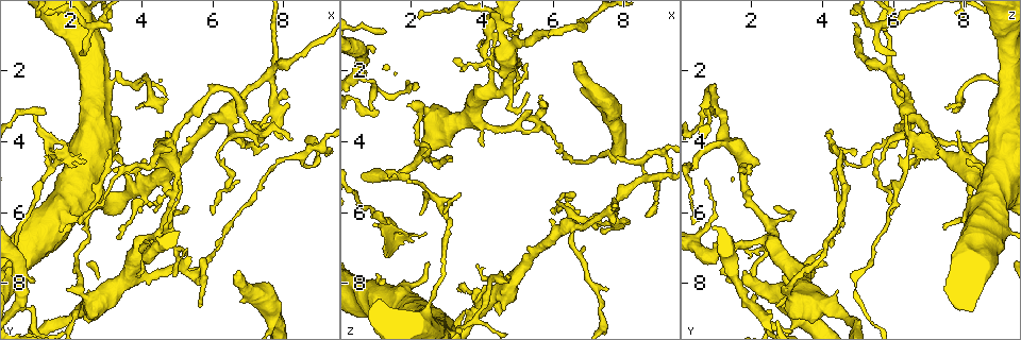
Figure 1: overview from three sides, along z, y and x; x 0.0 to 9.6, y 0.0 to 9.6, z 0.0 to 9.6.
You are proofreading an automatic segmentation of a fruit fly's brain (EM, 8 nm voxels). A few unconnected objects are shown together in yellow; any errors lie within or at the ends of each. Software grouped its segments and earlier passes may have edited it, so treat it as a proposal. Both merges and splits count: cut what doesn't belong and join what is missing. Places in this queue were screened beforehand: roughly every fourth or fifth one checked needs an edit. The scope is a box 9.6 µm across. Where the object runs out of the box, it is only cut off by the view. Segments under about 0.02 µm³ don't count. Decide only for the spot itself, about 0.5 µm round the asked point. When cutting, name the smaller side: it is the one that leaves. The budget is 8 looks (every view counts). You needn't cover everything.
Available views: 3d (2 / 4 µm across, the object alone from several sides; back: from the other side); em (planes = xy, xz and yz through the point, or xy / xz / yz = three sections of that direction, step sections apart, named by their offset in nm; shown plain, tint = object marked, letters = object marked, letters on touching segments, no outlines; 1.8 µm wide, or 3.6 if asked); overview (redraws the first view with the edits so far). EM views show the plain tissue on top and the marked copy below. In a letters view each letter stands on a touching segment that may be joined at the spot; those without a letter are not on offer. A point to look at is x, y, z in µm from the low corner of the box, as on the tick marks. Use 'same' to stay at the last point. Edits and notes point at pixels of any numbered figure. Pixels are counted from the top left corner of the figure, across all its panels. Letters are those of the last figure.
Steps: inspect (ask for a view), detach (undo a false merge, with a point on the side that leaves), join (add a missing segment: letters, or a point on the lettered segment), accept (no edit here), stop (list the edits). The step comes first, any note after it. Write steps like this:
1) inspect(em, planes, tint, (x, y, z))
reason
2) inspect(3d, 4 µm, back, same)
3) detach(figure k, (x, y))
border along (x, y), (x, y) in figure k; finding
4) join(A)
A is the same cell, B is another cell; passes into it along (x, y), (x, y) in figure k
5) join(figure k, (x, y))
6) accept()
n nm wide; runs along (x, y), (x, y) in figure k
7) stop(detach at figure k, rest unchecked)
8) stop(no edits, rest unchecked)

inspect(em, planes, tint, (3.00, 0.65, 6.00))
arms part here

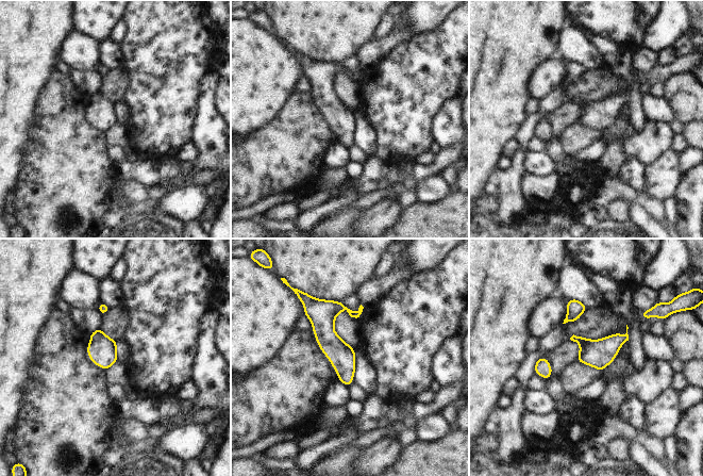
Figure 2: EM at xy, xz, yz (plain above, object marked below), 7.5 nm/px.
inspect(em, planes, letters, same)
see the neighbours

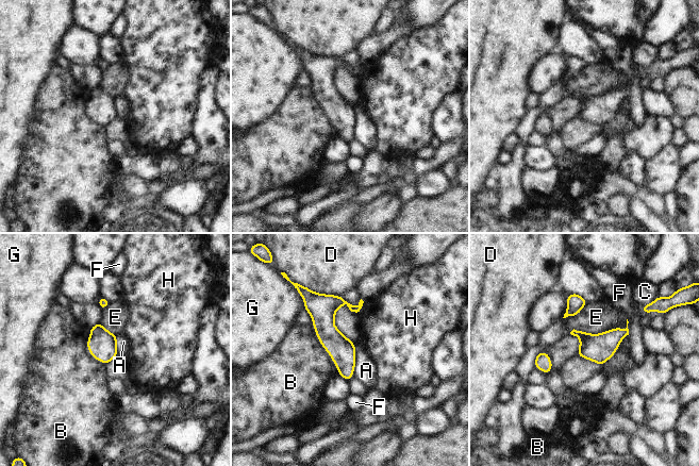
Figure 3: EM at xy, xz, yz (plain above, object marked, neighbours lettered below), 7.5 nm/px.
accept()
A, B, C, D, E, F, G and H are other cells; runs along (317, 298), (348, 376) in figure 3; all the same neuron

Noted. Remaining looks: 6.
inspect(3d, 4 µm, (1.10, 3.20, 6.35))
thin end

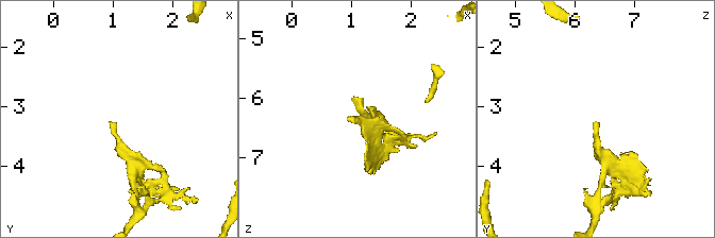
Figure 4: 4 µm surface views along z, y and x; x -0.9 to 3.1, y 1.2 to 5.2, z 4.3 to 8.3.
inspect(em, xy, step 16, letters, (1.05, 3.25, 6.40))

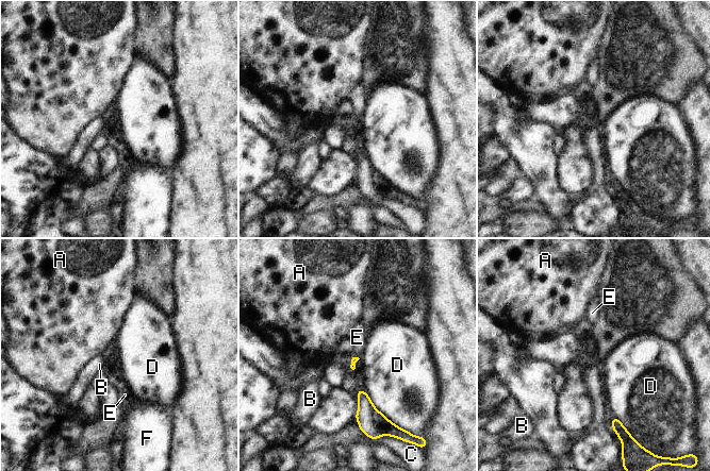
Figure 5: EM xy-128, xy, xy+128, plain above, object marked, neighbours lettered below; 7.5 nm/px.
inspect(em, planes, letters, same)

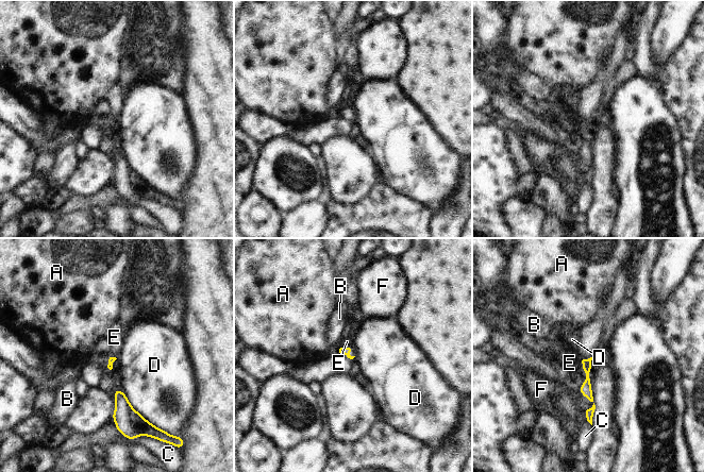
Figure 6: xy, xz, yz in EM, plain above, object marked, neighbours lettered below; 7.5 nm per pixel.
join(E)
E is the same cell, A, B, C, D and F are other cells; the neuron continues

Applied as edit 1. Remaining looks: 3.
inspect(overview)

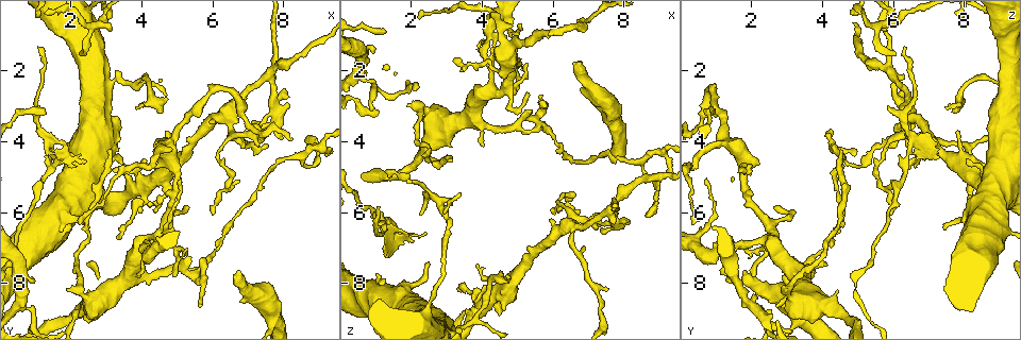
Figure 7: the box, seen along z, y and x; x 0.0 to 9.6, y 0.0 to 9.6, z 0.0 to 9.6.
inspect(em, xy, step 8, tint, (1.10, 1.35, 6.35))
an open end

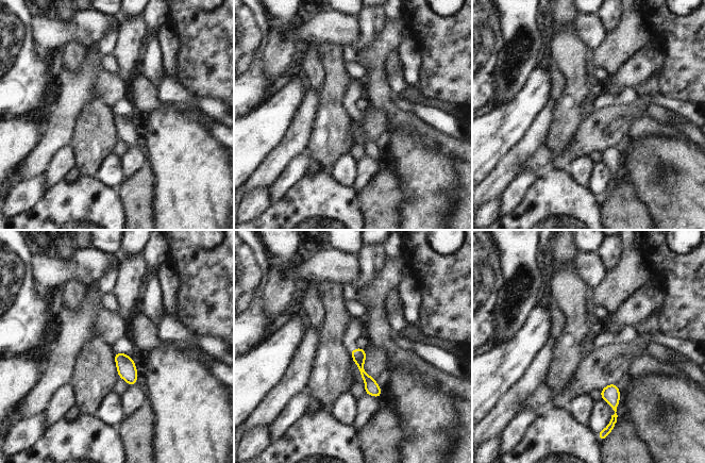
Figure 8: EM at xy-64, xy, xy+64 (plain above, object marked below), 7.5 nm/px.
inspect(em, planes, letters, same)

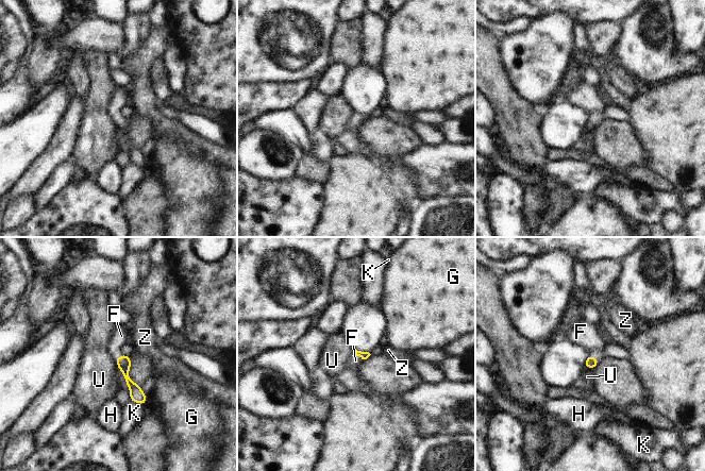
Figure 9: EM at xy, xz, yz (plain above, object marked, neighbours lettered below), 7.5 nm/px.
join(F)
K touches over 120 nm; F is the same cell, G, H, K, U and Z are other cells; passes into it along (364, 355), (357, 355), (355, 360) in figure 9; the neuron continues

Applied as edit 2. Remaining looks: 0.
stop(join at figure 6, join at figure 9, rest unchecked)

